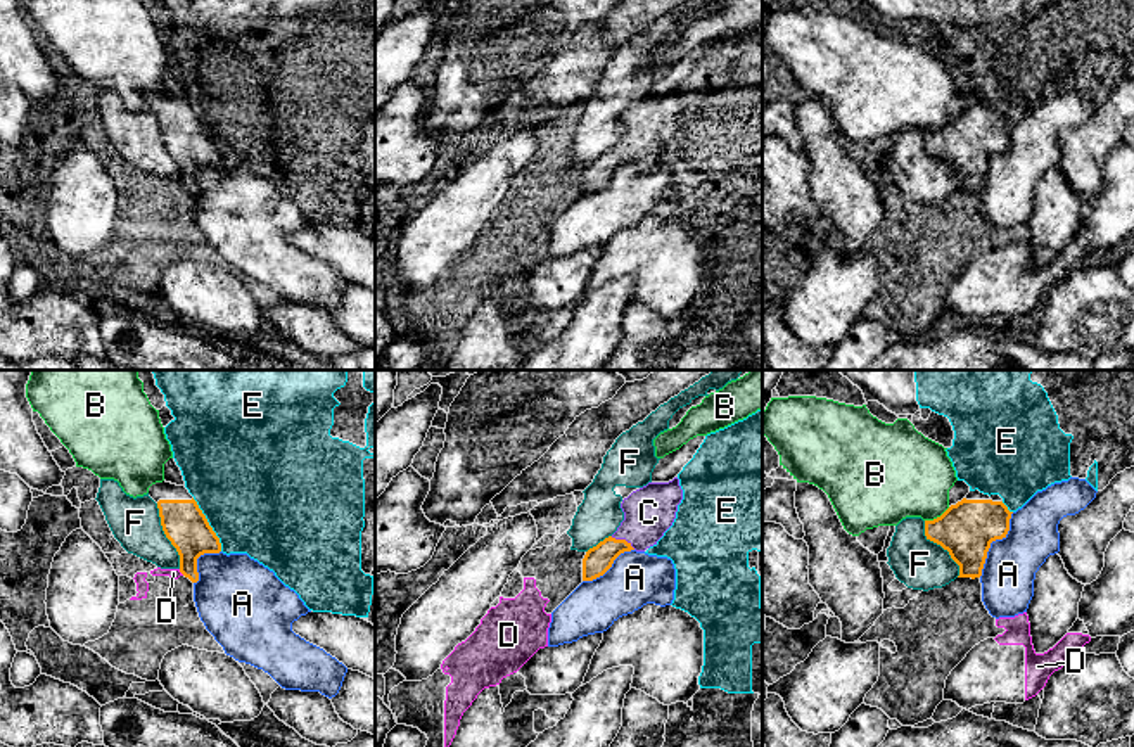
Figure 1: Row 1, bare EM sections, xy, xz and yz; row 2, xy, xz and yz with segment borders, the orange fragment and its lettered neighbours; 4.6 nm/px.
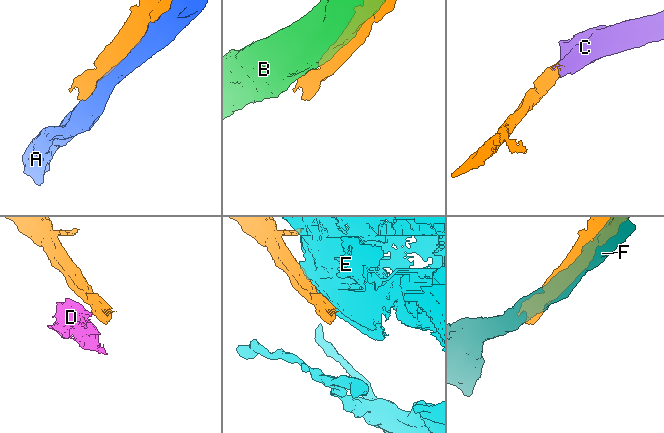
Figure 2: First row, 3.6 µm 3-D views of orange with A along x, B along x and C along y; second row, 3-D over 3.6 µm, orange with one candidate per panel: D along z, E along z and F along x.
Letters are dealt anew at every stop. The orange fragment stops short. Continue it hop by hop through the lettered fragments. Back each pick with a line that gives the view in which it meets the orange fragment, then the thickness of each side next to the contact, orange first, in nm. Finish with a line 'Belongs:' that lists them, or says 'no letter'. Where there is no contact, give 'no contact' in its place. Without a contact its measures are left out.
C: meets orange in xz; 130 nm thick on the orange side, 240 nm on the other
Belongs: C

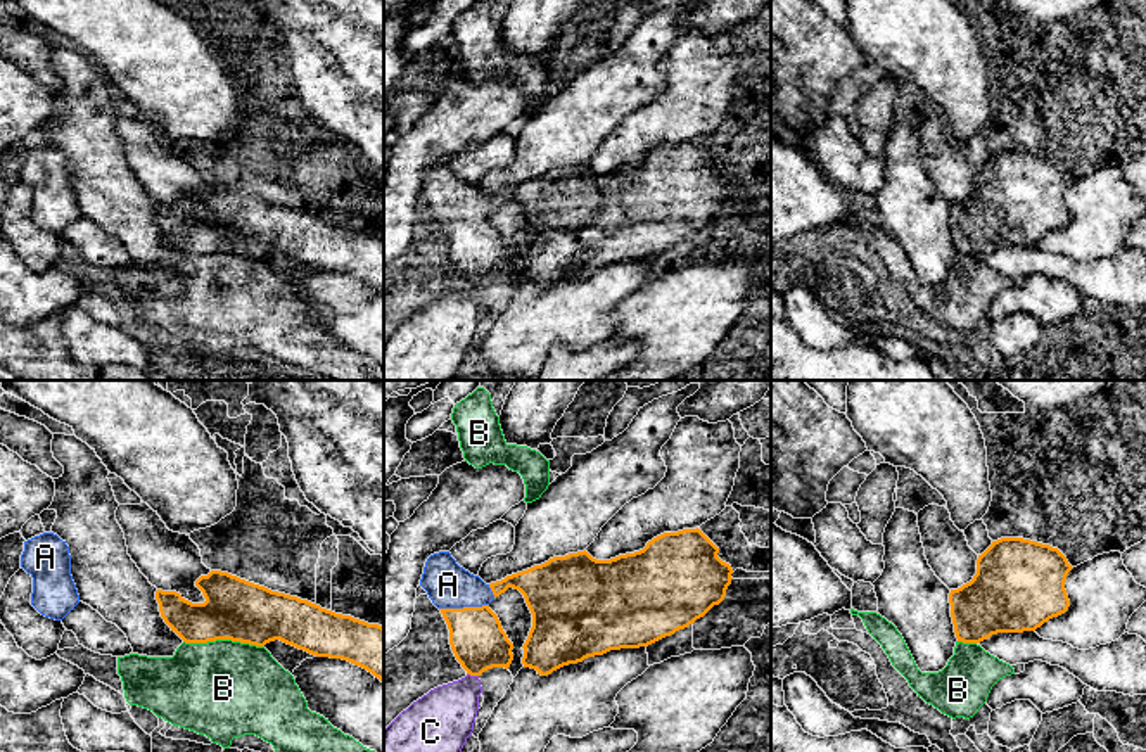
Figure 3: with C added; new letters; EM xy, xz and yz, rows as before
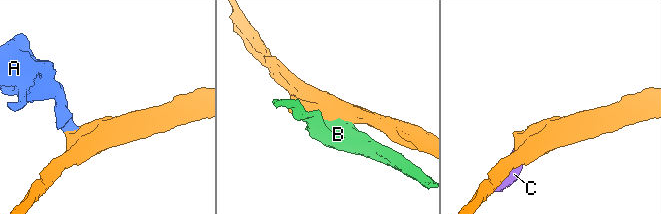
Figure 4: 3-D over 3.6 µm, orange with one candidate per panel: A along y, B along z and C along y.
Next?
A: meets orange in xz; 260 nm thick on the orange side, 200 nm on the other
Belongs: A

